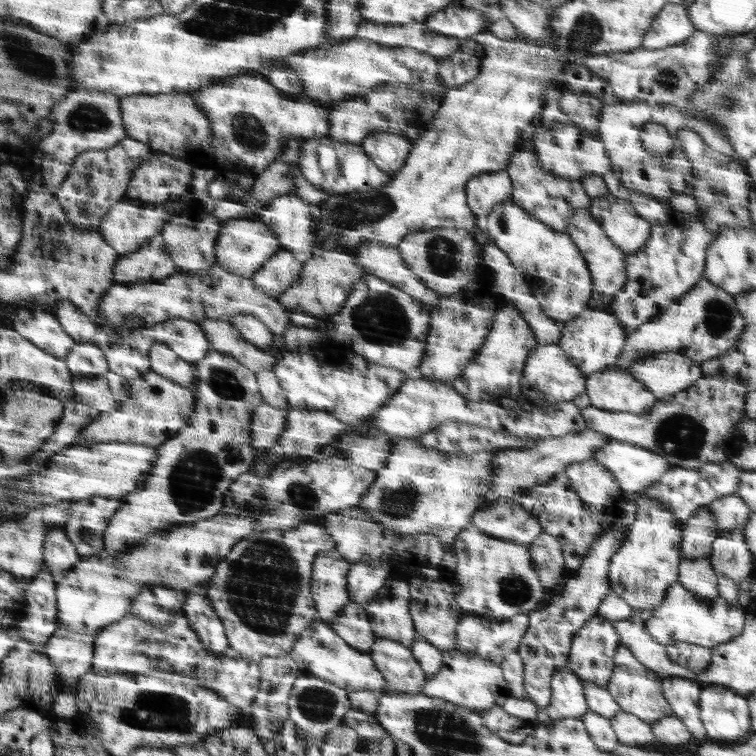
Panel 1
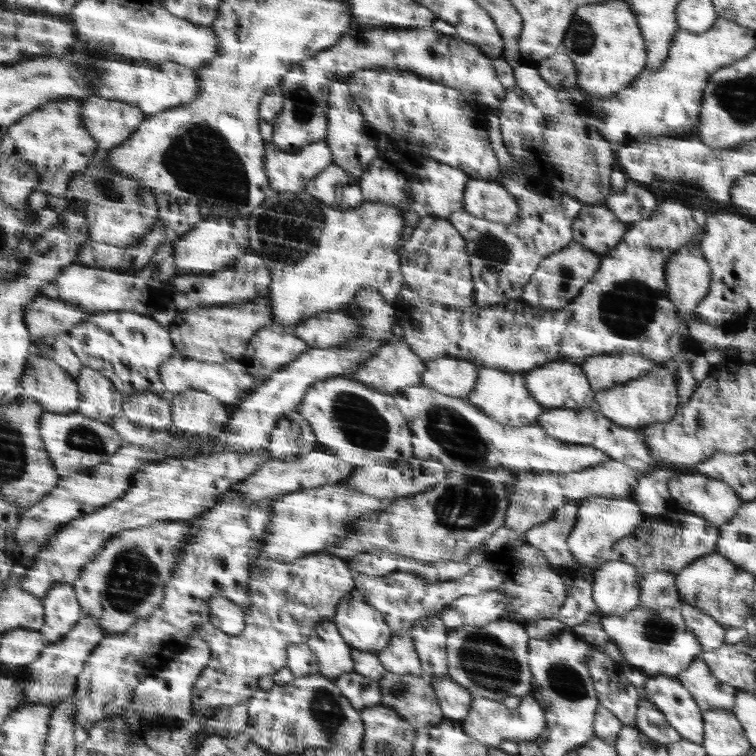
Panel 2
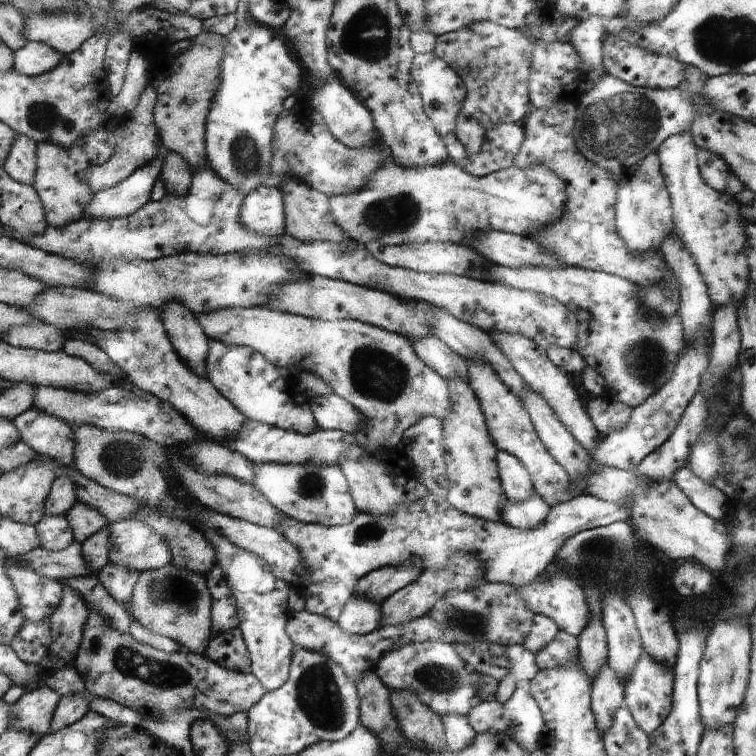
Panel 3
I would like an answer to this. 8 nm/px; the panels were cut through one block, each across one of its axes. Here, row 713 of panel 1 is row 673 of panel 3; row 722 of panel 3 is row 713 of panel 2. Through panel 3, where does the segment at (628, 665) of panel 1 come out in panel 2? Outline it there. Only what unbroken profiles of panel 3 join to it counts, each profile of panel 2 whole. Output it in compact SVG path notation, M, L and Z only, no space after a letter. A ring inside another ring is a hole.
M643 697L640 699L636 717L635 726L645 732L650 739L656 739L665 746L680 741L681 735L668 724L665 714Z

